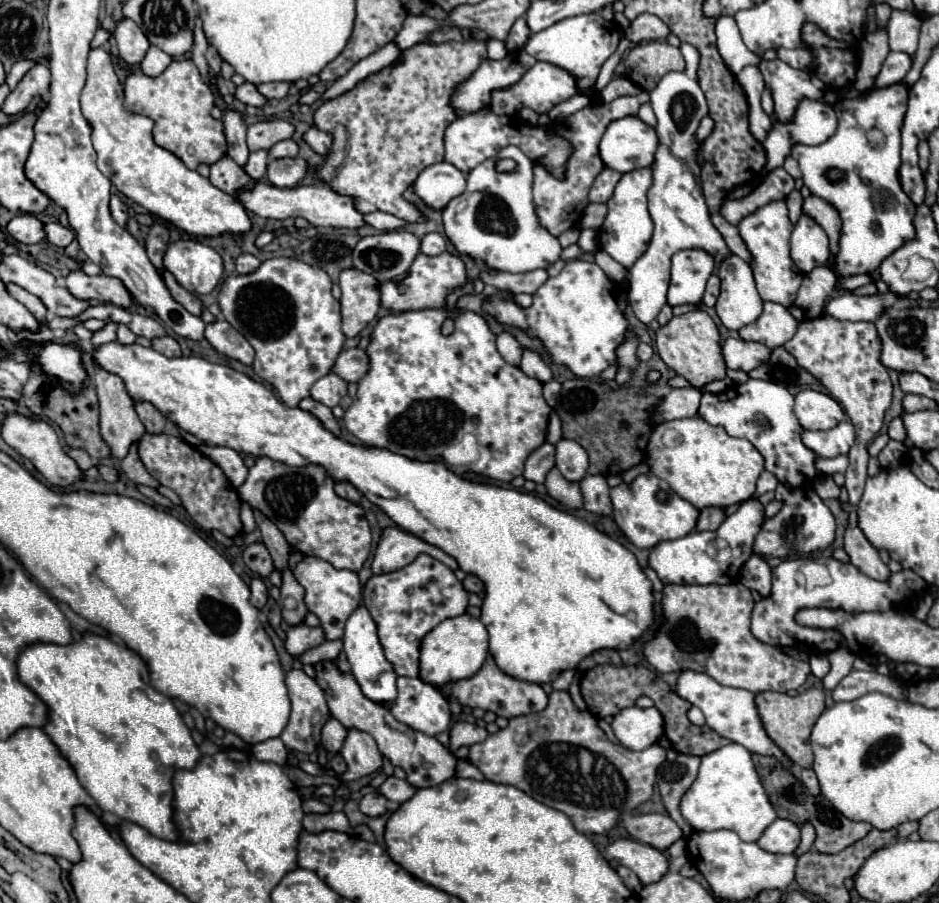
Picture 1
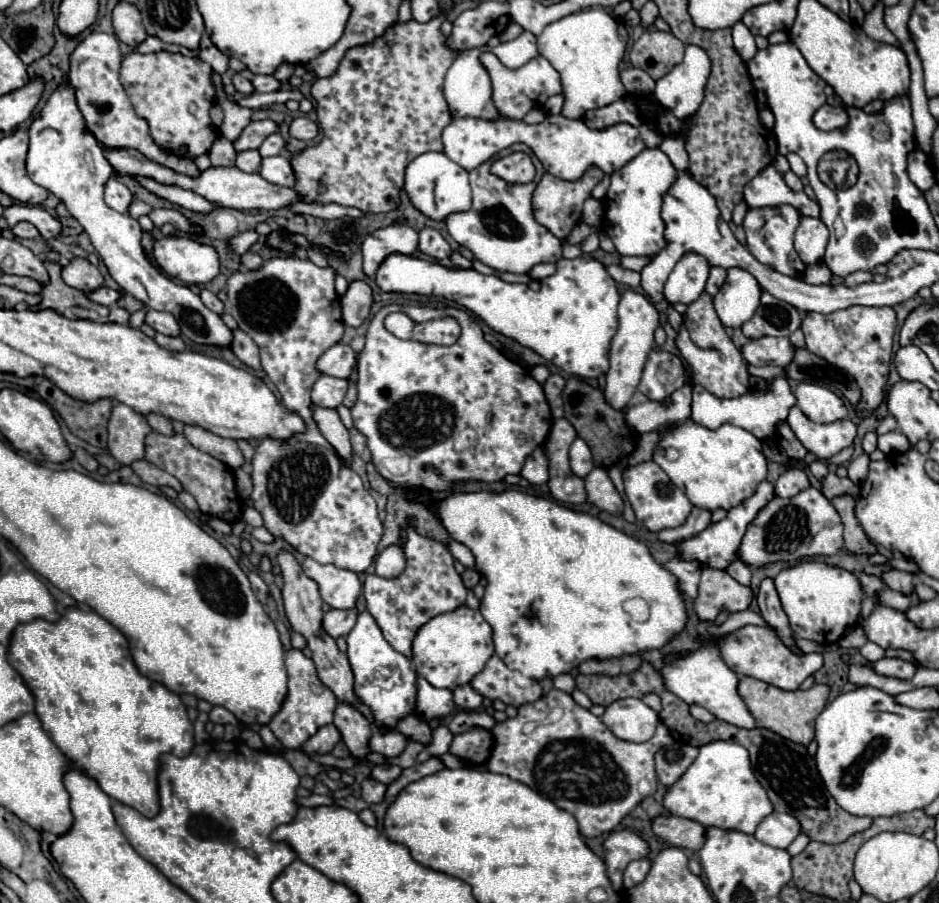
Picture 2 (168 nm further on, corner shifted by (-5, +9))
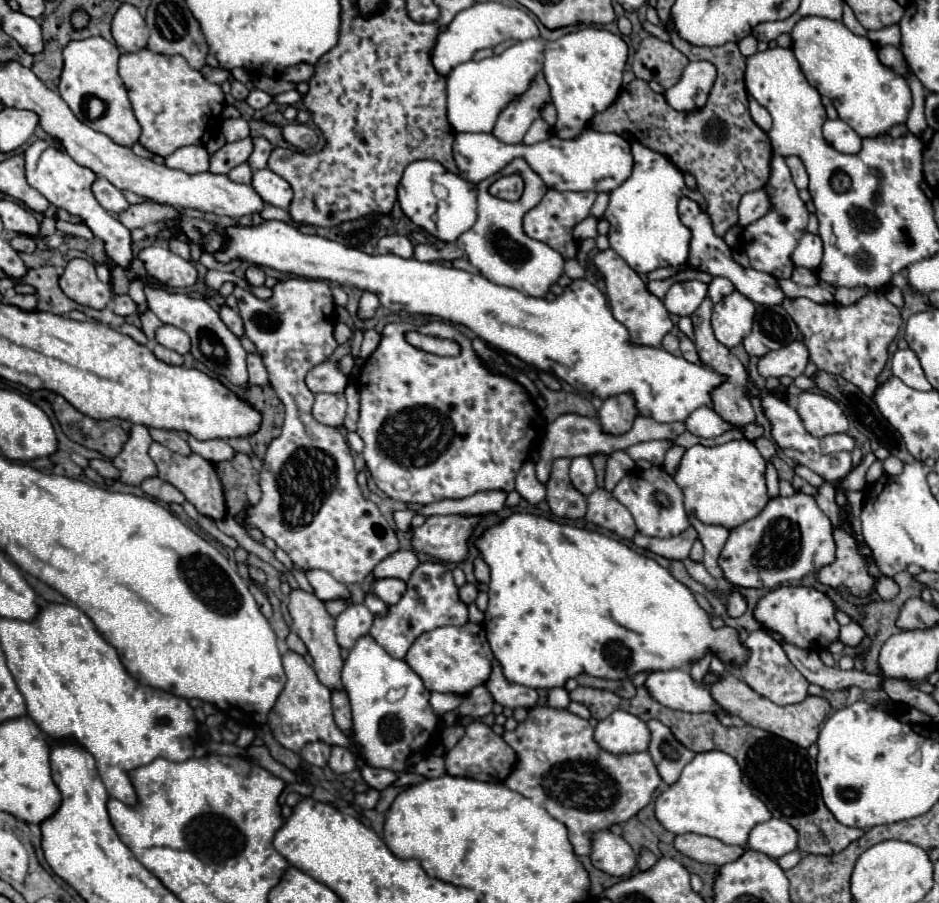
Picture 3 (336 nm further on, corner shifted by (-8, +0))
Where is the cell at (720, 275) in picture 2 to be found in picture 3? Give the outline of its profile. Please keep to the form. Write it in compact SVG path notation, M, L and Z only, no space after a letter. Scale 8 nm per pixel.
M714 277L712 283L708 285L708 297L710 297L714 303L722 301L722 299L724 299L726 295L730 295L732 291L734 291L734 285L732 285L732 281L726 279L726 277Z

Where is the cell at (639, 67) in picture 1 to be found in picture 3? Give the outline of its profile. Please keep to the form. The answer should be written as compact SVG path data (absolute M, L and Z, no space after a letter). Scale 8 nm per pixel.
M646 37L634 55L632 71L638 79L658 81L668 89L678 83L686 65L686 55L682 55L672 43L664 43L656 37Z

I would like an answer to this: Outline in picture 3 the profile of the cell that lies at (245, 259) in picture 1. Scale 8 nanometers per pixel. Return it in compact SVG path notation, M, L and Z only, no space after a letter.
M250 265L248 269L246 269L246 281L250 283L250 285L264 285L264 279L266 279L266 275L264 275L264 271L258 267L258 265Z

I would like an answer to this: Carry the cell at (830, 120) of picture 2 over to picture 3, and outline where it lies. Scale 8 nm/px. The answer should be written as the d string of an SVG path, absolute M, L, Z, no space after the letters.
M842 119L836 121L826 121L824 123L824 139L840 153L848 153L854 155L862 149L862 139L858 137L858 133L846 125Z

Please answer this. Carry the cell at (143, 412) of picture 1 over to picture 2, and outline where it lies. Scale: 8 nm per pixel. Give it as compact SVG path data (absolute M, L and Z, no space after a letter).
M155 412L147 414L147 422L149 422L149 426L151 426L155 432L159 432L159 434L165 434L165 436L171 436L171 434L173 434L171 420L165 418L165 416L161 416L161 414L155 414Z

